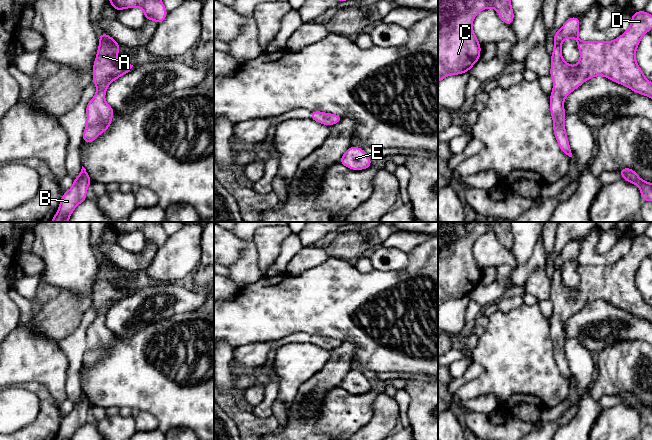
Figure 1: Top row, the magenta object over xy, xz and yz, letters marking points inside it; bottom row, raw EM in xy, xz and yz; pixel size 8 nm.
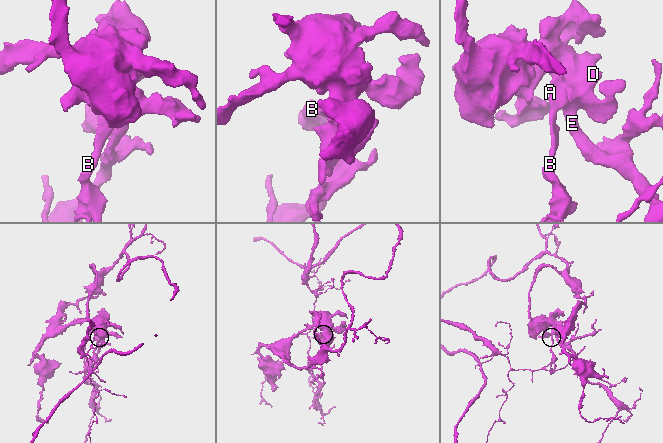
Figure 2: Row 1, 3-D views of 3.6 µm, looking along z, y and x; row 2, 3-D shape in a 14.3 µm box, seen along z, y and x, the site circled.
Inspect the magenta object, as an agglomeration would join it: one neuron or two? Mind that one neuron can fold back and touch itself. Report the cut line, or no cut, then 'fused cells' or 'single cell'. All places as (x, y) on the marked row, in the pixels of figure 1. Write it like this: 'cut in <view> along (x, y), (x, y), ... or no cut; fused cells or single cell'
cut in xy along (104, 99), (103, 116), (99, 123), (94, 127), (86, 126); fused cells

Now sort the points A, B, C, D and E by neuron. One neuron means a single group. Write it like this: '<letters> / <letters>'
A C D E / B

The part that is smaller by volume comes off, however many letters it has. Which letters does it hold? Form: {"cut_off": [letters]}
{"cut_off": ["B"]}

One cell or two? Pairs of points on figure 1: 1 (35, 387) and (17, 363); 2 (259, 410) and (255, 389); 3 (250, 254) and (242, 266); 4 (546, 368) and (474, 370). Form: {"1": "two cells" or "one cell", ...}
{"1": "two cells", "2": "two cells", "3": "one cell", "4": "two cells"}

